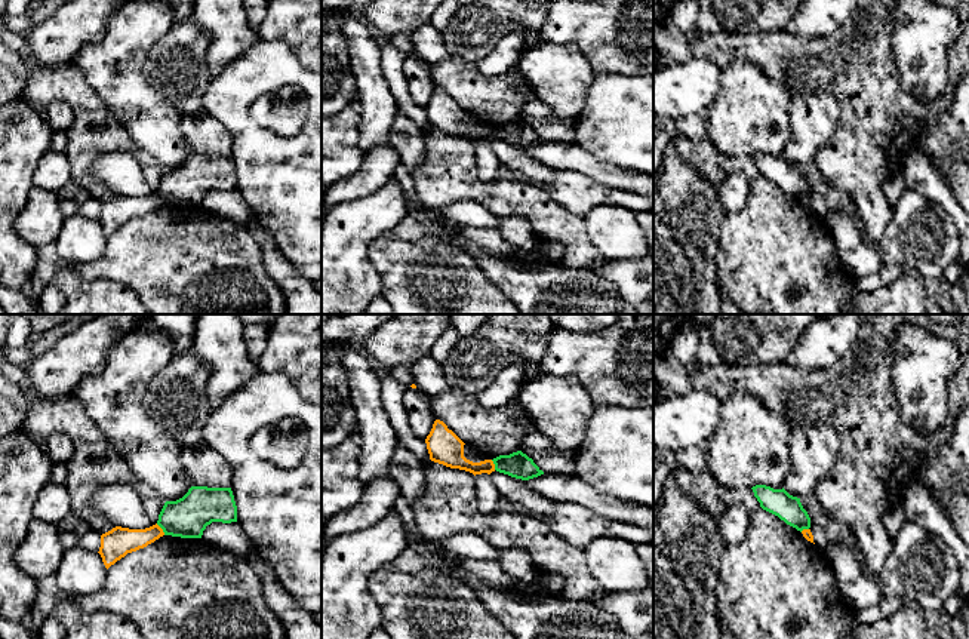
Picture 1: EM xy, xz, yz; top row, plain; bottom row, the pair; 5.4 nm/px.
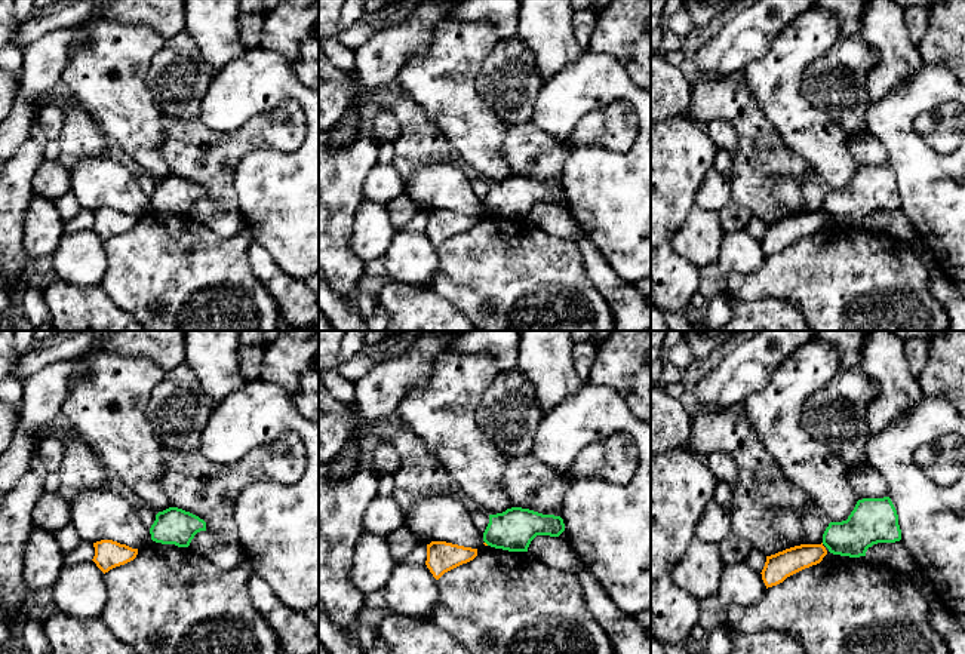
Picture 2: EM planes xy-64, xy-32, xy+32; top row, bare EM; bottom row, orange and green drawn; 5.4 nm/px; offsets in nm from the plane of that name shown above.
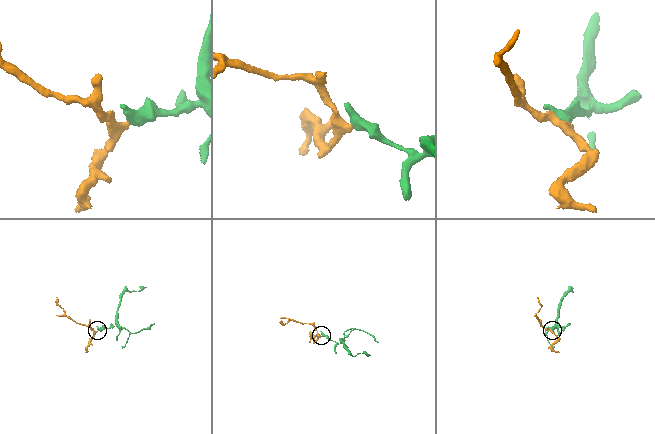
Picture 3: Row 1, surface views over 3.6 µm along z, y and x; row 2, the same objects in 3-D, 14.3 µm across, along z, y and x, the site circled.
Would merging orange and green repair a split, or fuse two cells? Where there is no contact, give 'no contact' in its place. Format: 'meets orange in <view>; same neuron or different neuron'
meets orange in xy; different neuron

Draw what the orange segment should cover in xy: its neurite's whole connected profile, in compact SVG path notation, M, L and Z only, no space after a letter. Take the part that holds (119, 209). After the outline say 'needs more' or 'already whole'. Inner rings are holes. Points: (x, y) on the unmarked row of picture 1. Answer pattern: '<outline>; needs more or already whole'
M157 191L145 197L116 194L101 203L101 215L98 221L108 237L127 221L144 216L163 203L164 200Z; already whole

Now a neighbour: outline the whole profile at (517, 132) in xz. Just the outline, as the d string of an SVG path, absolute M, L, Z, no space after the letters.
M522 119L510 123L499 123L492 128L495 138L516 147L529 148L544 142L544 139Z

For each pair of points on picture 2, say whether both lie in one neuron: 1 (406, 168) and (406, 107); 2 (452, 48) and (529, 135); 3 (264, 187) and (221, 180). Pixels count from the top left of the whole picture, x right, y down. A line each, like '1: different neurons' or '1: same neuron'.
1: same neuron
2: different neurons
3: different neurons

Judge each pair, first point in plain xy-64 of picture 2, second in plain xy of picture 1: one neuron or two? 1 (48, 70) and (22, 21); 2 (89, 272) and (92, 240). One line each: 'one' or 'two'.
1: two
2: one

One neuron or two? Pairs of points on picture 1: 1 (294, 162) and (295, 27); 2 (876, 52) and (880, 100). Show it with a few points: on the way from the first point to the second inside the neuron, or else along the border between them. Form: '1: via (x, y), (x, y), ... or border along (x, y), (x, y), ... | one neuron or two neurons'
1: border along (264, 39), (280, 39), (305, 70) | two neurons
2: via (876, 64), (876, 88) | one neuron

